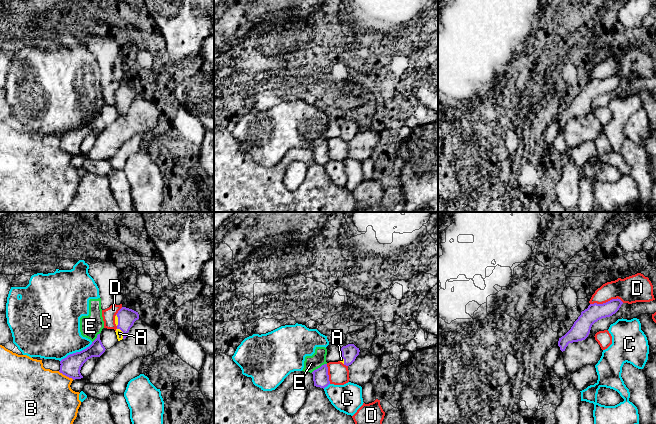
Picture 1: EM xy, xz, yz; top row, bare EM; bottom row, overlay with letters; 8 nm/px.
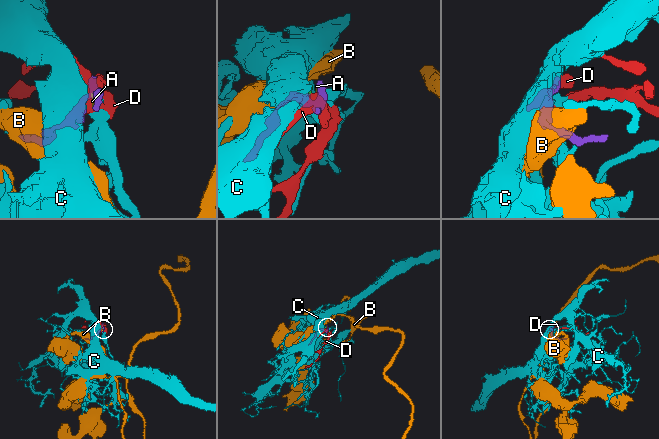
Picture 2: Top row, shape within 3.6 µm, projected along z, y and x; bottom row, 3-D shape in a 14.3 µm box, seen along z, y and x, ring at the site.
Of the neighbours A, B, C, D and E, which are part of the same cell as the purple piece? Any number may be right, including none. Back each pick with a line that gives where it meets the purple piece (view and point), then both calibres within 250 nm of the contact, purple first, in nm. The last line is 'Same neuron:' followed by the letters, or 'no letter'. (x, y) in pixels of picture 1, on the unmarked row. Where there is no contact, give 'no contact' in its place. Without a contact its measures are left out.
A: xy (123, 108) | 140/60 nm
Same neuron: A

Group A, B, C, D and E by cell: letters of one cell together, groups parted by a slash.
A / B / C E / D

